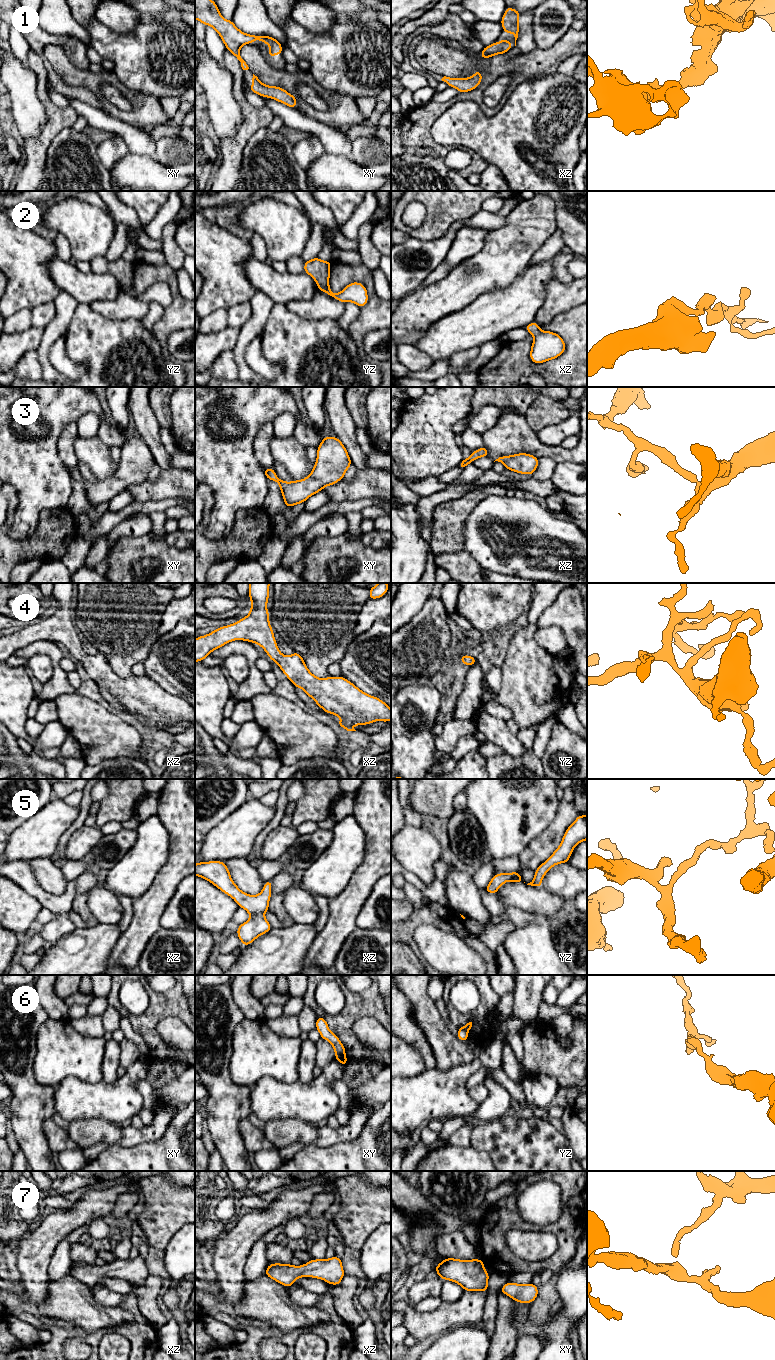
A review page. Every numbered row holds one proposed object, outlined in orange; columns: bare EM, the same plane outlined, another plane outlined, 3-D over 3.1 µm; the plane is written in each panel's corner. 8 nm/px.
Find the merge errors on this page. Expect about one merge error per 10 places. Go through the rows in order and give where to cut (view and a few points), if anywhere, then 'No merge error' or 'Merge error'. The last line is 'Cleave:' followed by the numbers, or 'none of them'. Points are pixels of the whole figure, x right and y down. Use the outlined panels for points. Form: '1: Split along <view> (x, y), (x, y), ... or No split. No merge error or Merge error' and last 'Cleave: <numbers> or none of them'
1: No split. No merge error
2: No split. No merge error
3: No split. No merge error
4: No split. No merge error
5: No split. No merge error
6: No split. No merge error
7: No split. No merge error
Cleave: none of them

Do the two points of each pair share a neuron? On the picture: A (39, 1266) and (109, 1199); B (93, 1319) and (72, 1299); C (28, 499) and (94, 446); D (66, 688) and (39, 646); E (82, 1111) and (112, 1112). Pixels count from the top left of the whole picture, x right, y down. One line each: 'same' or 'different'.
A: same
B: same
C: different
D: same
E: same

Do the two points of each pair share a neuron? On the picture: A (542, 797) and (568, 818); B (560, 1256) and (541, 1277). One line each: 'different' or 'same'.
A: different
B: different

